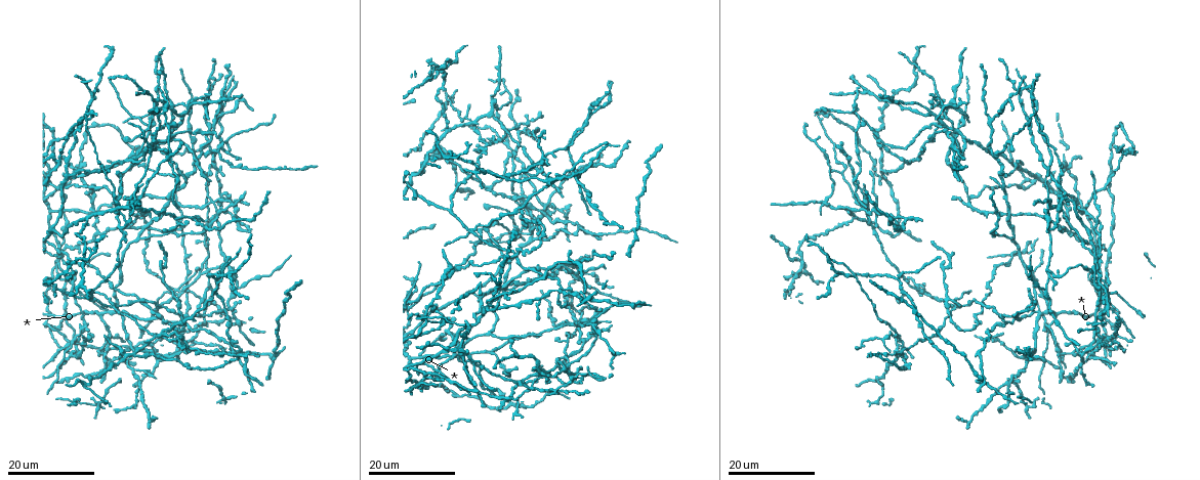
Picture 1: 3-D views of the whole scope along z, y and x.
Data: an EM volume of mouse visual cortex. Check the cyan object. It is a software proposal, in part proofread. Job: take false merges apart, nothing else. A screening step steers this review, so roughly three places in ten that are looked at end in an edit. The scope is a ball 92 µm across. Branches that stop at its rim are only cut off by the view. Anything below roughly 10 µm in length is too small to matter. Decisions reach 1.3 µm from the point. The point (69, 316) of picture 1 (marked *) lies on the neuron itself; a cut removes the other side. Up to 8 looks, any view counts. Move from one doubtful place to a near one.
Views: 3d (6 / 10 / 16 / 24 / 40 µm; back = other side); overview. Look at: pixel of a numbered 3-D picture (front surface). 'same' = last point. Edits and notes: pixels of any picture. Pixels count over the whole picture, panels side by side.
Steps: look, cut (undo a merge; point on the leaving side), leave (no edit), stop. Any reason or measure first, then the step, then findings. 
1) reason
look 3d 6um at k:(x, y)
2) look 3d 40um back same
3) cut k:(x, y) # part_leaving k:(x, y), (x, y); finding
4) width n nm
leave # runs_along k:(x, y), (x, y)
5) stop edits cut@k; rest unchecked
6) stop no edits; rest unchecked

three arms meet
look 3d 24um at 1:(155, 306)

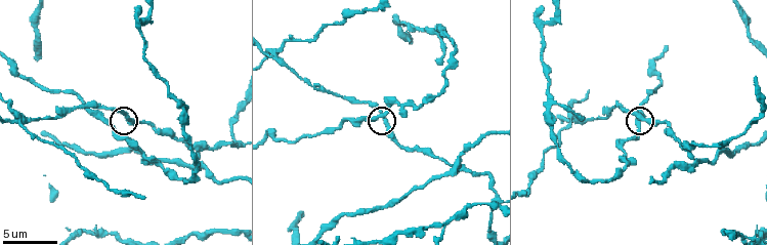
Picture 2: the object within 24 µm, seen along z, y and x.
closer look
look 3d 6um at 2:(382, 120)

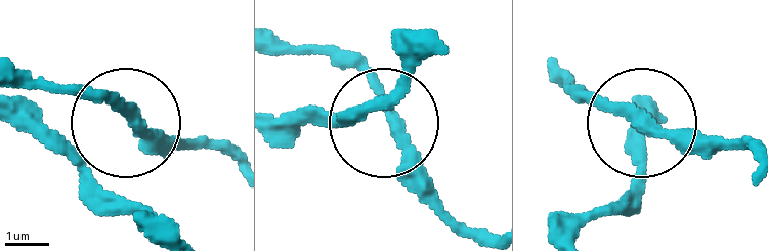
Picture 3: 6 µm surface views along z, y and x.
width 200 nm
leave # runs_along 3:(236, 161), (129, 124), (71, 150), (41, 139); continuous, no second neuron

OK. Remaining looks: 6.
two arms in line, one across
look 3d 16um at 1:(883, 341)

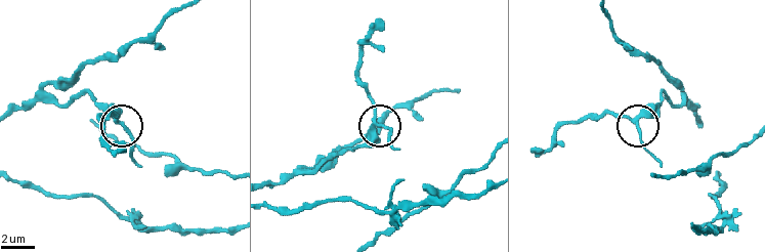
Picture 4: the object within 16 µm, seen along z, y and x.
look 3d 6um at 4:(374, 124)

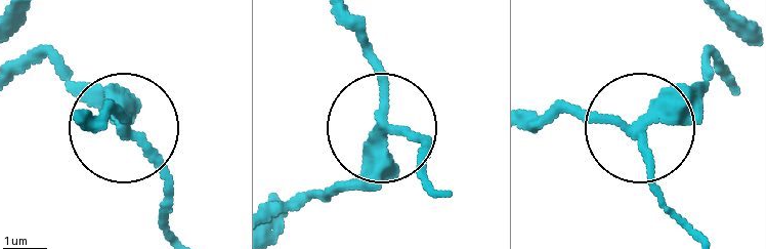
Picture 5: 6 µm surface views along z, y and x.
width 260 nm
leave # continuous, no second neuron

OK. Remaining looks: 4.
four arms meet
look 3d 24um at 1:(526, 170)

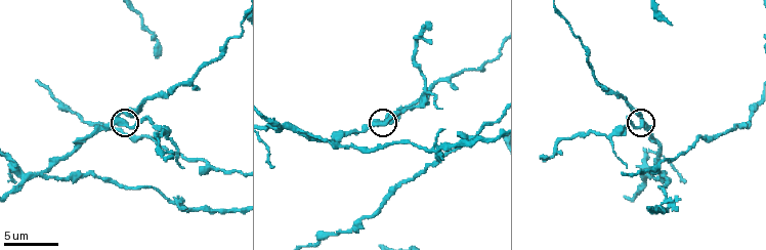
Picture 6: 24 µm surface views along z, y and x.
zoom in
look 3d 10um at 6:(122, 121)

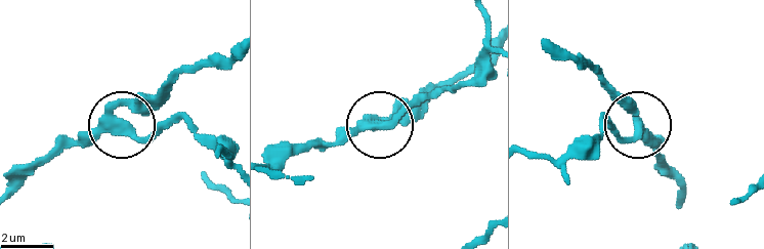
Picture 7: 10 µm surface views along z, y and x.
leave # runs_along 7:(11, 193), (103, 131), (123, 126), (150, 139), (167, 129); continuous, no second neuron

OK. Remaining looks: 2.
side arm on a straight run
look 3d 24um at 1:(488, 350)

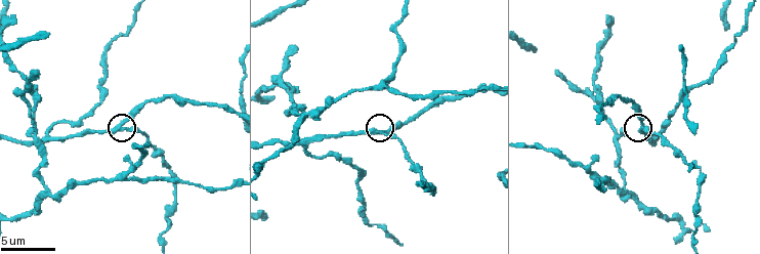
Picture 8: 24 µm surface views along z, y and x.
look 3d 6um at 8:(122, 125)

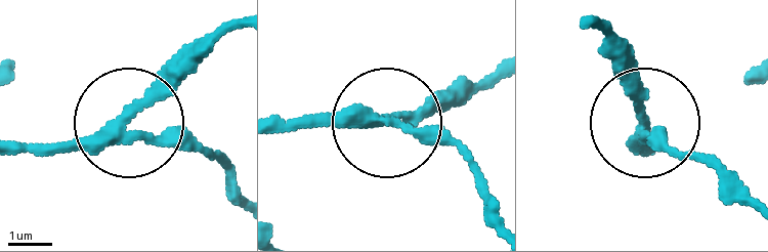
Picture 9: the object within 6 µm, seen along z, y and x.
width 240 nm
leave # runs_along 9:(274, 123), (395, 123), (439, 137), (480, 174); all the same neuron

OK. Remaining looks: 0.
stop no edits; rest unchecked

